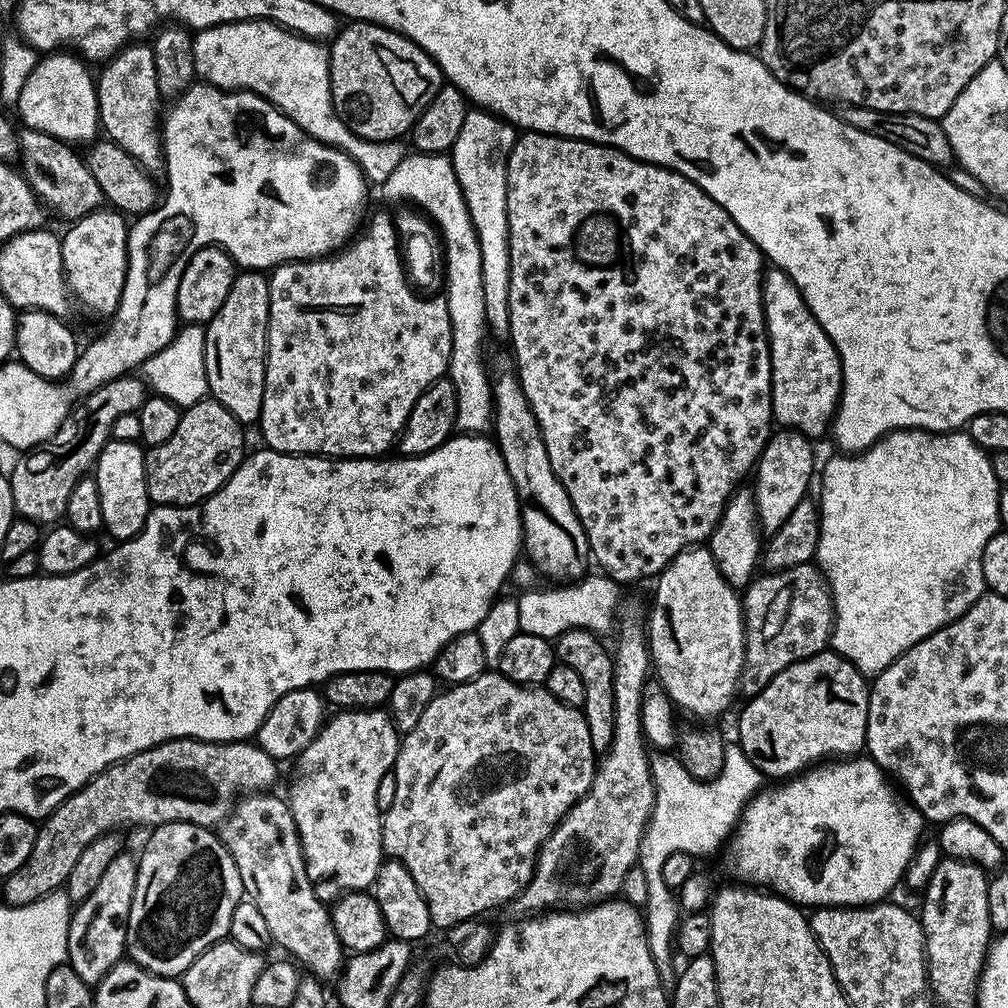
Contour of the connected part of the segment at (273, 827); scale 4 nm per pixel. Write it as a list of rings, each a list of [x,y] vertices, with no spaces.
[[[265,790],[237,799],[232,813],[219,825],[218,835],[230,858],[234,858],[234,866],[238,866],[247,899],[253,900],[262,918],[266,918],[273,945],[285,948],[305,973],[321,982],[332,982],[340,975],[346,949],[332,925],[329,905],[316,897],[304,869],[304,855],[288,801],[283,795],[272,794]]]

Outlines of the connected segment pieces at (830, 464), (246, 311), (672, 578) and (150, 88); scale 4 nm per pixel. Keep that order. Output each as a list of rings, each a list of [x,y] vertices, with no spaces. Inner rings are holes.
[[[897,428],[889,432],[864,452],[855,454],[835,454],[824,464],[824,473],[819,473],[820,496],[820,537],[816,547],[815,563],[828,581],[832,591],[832,621],[831,647],[844,656],[859,672],[875,674],[886,670],[906,650],[910,650],[918,642],[922,642],[930,634],[934,634],[950,621],[957,620],[980,596],[985,595],[986,585],[982,574],[982,554],[986,550],[986,542],[1001,531],[1000,515],[998,514],[998,498],[1002,485],[994,474],[992,456],[979,448],[974,438],[967,431],[953,430],[950,432],[925,432],[922,428]]]
[[[240,270],[232,280],[226,302],[206,325],[206,378],[211,399],[226,406],[242,426],[255,425],[262,410],[269,310],[268,276],[260,270]]]
[[[707,546],[685,548],[683,552],[679,552],[664,568],[663,572],[655,577],[654,584],[656,584],[656,593],[652,596],[652,613],[646,616],[646,635],[650,664],[654,669],[655,679],[660,680],[666,690],[666,694],[669,695],[675,707],[681,713],[682,711],[689,712],[690,715],[697,716],[700,719],[697,721],[700,722],[712,722],[712,719],[715,716],[722,715],[731,706],[732,699],[738,696],[740,672],[744,668],[744,609],[741,597],[738,595],[737,589],[732,588],[730,582],[726,582],[726,578],[722,578],[722,574],[718,570],[718,566],[714,562],[714,558]]]
[[[133,42],[120,49],[111,60],[103,65],[104,68],[95,77],[96,101],[98,102],[98,114],[100,115],[100,128],[105,132],[107,139],[114,141],[130,158],[138,161],[150,174],[164,172],[164,146],[161,140],[162,112],[156,109],[156,103],[162,100],[158,90],[158,78],[154,74],[154,54],[152,45],[148,42]]]

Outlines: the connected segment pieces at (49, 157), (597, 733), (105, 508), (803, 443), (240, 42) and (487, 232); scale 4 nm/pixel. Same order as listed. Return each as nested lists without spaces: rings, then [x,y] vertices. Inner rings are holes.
[[[21,127],[17,136],[20,140],[20,169],[32,190],[47,209],[52,209],[66,218],[65,221],[80,220],[88,213],[97,211],[105,201],[101,186],[95,181],[85,159],[75,153],[77,152],[67,141],[54,138],[42,131],[33,128]]]
[[[570,629],[554,640],[554,651],[559,663],[570,666],[570,670],[578,670],[582,674],[582,682],[586,682],[586,702],[582,709],[584,721],[590,730],[590,742],[597,753],[608,751],[614,734],[614,666],[613,653],[604,649],[605,642],[599,635],[587,632],[586,629]]]
[[[109,439],[98,454],[94,465],[94,479],[98,486],[98,498],[102,502],[103,531],[113,536],[113,541],[129,540],[142,530],[150,511],[146,470],[145,449],[135,440],[122,442]]]
[[[780,426],[768,437],[766,446],[762,450],[760,459],[757,460],[754,469],[754,477],[756,476],[756,488],[754,487],[756,519],[765,533],[777,532],[782,526],[782,522],[786,522],[786,518],[790,518],[794,506],[798,506],[798,502],[802,502],[809,495],[808,483],[811,480],[813,483],[814,480],[814,472],[812,476],[812,444],[813,441],[809,437],[802,435],[797,428]]]
[[[242,20],[239,24],[219,24],[213,28],[202,28],[195,33],[192,45],[194,46],[194,66],[196,75],[205,84],[213,84],[215,88],[227,88],[229,90],[243,90],[253,92],[255,96],[261,96],[263,100],[268,100],[282,114],[286,114],[297,126],[302,129],[310,138],[318,142],[328,144],[332,148],[343,149],[345,147],[343,136],[349,135],[346,122],[334,110],[332,101],[332,91],[330,90],[330,62],[328,61],[328,48],[319,40],[307,40],[305,36],[299,36],[297,32],[288,32],[285,28],[279,28],[277,24],[272,24],[269,20]]]
[[[475,106],[469,107],[466,114],[466,122],[462,122],[462,131],[458,133],[458,142],[454,142],[450,159],[454,166],[454,174],[458,178],[458,186],[462,190],[462,198],[466,202],[466,210],[470,210],[470,222],[474,222],[474,234],[478,234],[478,250],[482,250],[482,294],[486,301],[486,322],[488,323],[488,331],[492,336],[508,336],[510,330],[510,246],[508,245],[508,215],[506,214],[506,190],[508,189],[508,159],[516,145],[518,129],[515,124],[509,124],[507,120],[503,120],[500,116],[496,116],[492,112],[485,112],[482,108]]]

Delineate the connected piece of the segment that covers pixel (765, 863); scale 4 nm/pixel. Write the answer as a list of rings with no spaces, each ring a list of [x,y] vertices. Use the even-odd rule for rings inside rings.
[[[857,754],[851,758],[840,758],[835,762],[824,762],[819,766],[813,766],[791,778],[785,779],[777,788],[765,787],[756,793],[747,804],[744,805],[742,819],[731,837],[728,848],[728,864],[732,872],[737,876],[737,881],[748,886],[759,886],[777,896],[783,896],[785,900],[791,900],[797,906],[812,904],[813,909],[823,908],[859,908],[870,904],[878,904],[889,899],[888,896],[905,879],[905,872],[911,866],[912,857],[921,844],[925,835],[926,821],[924,815],[917,810],[912,801],[893,781],[883,768],[871,760],[867,755]]]

